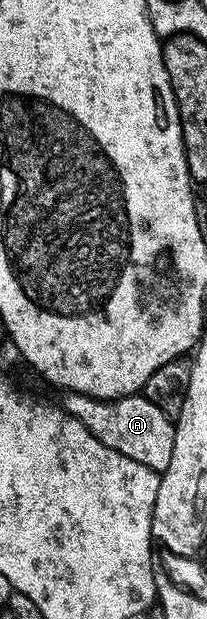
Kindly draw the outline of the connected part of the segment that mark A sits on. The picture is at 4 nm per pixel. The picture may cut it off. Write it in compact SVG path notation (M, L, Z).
M68 393L65 398L62 401L64 410L78 418L88 428L90 435L94 435L98 443L106 443L110 451L118 451L118 455L126 455L126 459L134 459L134 463L142 463L142 467L150 467L159 474L170 467L176 427L173 418L154 407L150 399L133 395L119 397L116 401L99 401L96 397L81 393Z

